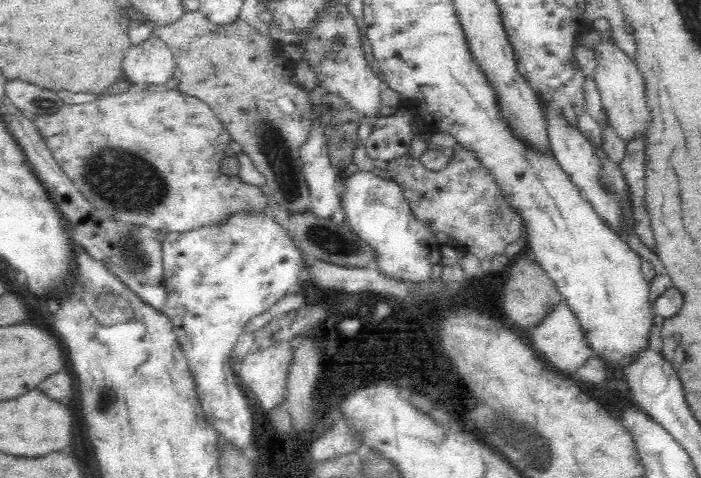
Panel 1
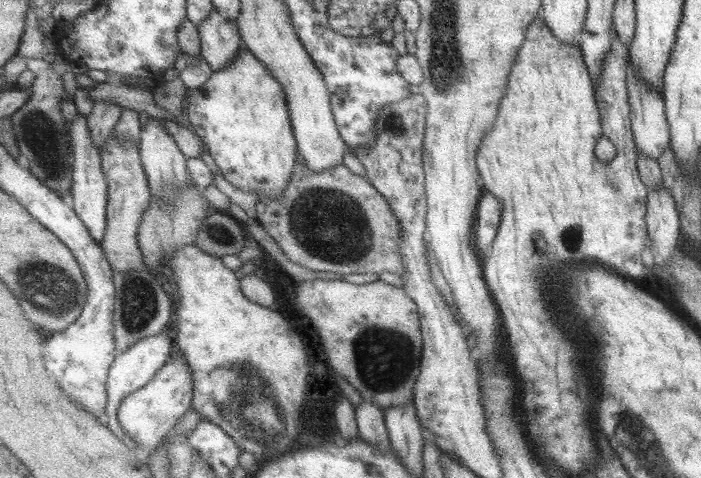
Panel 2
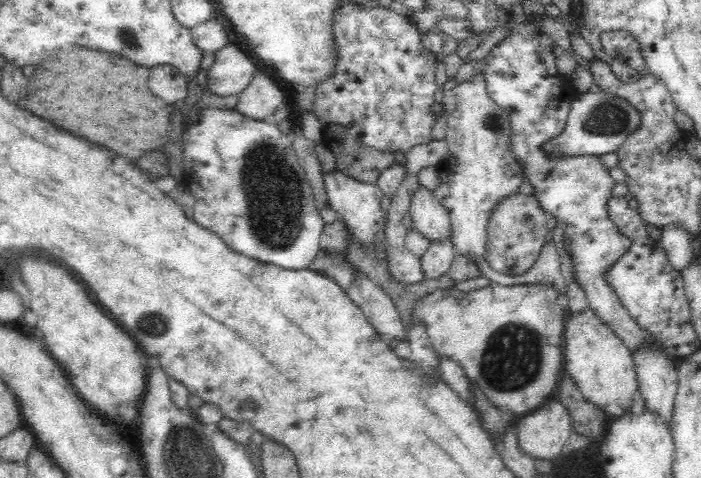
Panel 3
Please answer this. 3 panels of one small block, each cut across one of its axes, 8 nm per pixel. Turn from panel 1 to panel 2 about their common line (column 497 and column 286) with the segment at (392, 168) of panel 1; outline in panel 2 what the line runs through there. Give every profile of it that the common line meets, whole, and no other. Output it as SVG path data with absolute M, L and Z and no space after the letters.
M300 159L298 166L295 167L294 174L291 175L291 183L283 189L283 195L281 197L265 197L265 199L260 199L256 205L257 210L257 220L261 224L270 236L277 242L277 244L282 248L282 252L294 263L299 264L307 269L311 269L316 272L335 272L341 275L344 274L367 274L367 272L375 273L377 275L383 274L385 271L391 271L393 273L399 273L403 276L403 273L407 271L407 264L403 264L403 226L399 222L399 216L395 216L395 210L391 208L390 201L387 200L378 188L375 188L374 184L366 176L359 176L359 174L353 174L345 164L339 164L335 167L331 167L323 172L317 172L303 159Z

